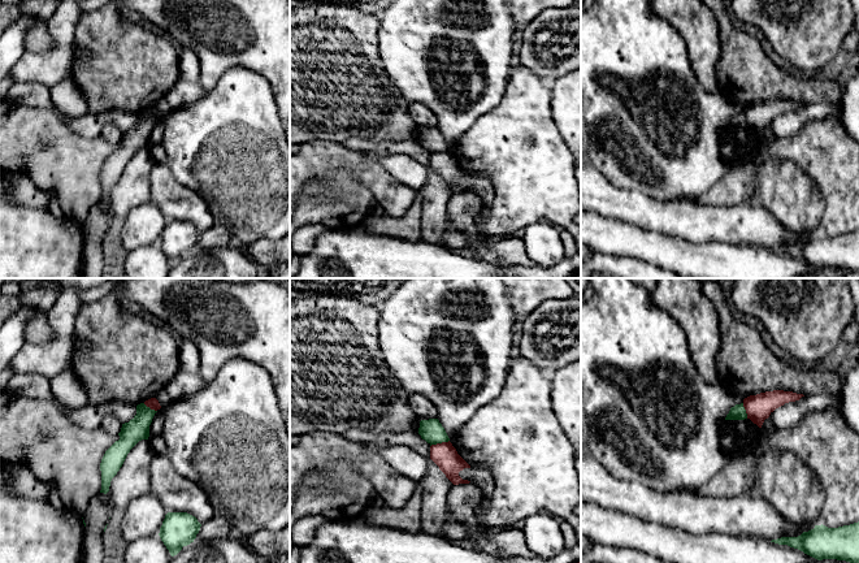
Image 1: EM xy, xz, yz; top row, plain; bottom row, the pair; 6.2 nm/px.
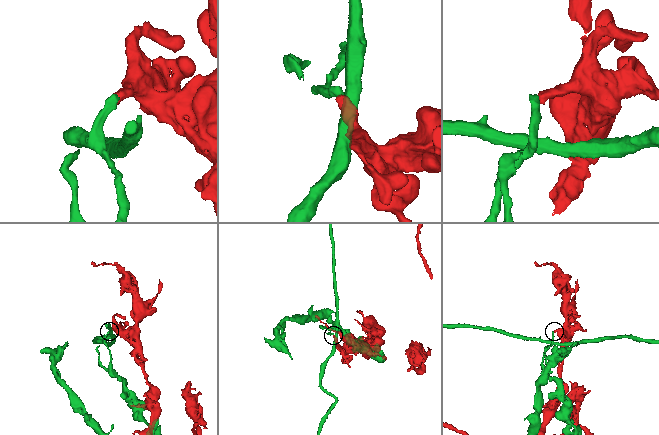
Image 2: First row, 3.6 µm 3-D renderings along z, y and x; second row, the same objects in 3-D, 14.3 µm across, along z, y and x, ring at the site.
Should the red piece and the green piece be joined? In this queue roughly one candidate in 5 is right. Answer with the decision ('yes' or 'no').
no

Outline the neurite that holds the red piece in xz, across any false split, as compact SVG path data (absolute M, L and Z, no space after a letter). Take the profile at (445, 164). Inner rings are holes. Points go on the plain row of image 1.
M450 150L431 153L430 168L439 176L439 178L454 194L470 191L459 185L460 179L464 177L470 177L470 174L457 163L456 157Z

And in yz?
M765 100L745 107L743 116L746 118L747 127L762 137L764 129L768 127L776 117L785 112L799 109L802 105L804 104L793 100Z

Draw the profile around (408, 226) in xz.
M417 194L413 204L400 217L372 216L364 218L360 228L365 231L378 235L394 237L396 239L404 239L407 242L421 241L421 215L422 215L422 199Z

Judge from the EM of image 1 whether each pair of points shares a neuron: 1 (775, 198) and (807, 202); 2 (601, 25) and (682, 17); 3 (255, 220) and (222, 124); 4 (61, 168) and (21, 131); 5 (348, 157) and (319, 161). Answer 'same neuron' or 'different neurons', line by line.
1: same neuron
2: different neurons
3: same neuron
4: same neuron
5: same neuron

